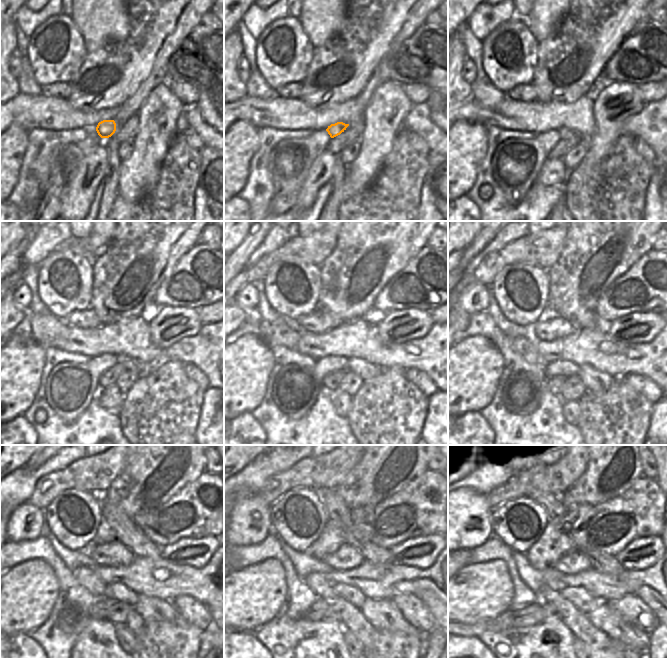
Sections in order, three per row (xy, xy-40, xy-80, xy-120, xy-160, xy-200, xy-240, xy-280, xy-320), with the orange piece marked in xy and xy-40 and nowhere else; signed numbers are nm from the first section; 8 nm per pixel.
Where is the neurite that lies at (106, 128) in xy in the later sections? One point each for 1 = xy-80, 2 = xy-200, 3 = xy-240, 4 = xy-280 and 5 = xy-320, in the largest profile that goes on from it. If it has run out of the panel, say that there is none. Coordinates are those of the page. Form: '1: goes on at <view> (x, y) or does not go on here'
1: goes on at xy-80 (564, 132)
2: goes on at xy-200 (596, 382)
3: goes on at xy-240 (151, 609)
4: goes on at xy-280 (382, 614)
5: goes on at xy-320 (603, 616)

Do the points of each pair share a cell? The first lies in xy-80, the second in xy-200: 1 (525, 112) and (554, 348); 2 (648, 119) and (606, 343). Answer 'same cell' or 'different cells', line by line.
1: same cell
2: same cell

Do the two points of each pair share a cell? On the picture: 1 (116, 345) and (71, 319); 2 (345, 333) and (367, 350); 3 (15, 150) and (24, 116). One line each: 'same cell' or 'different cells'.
1: different cells
2: same cell
3: different cells

